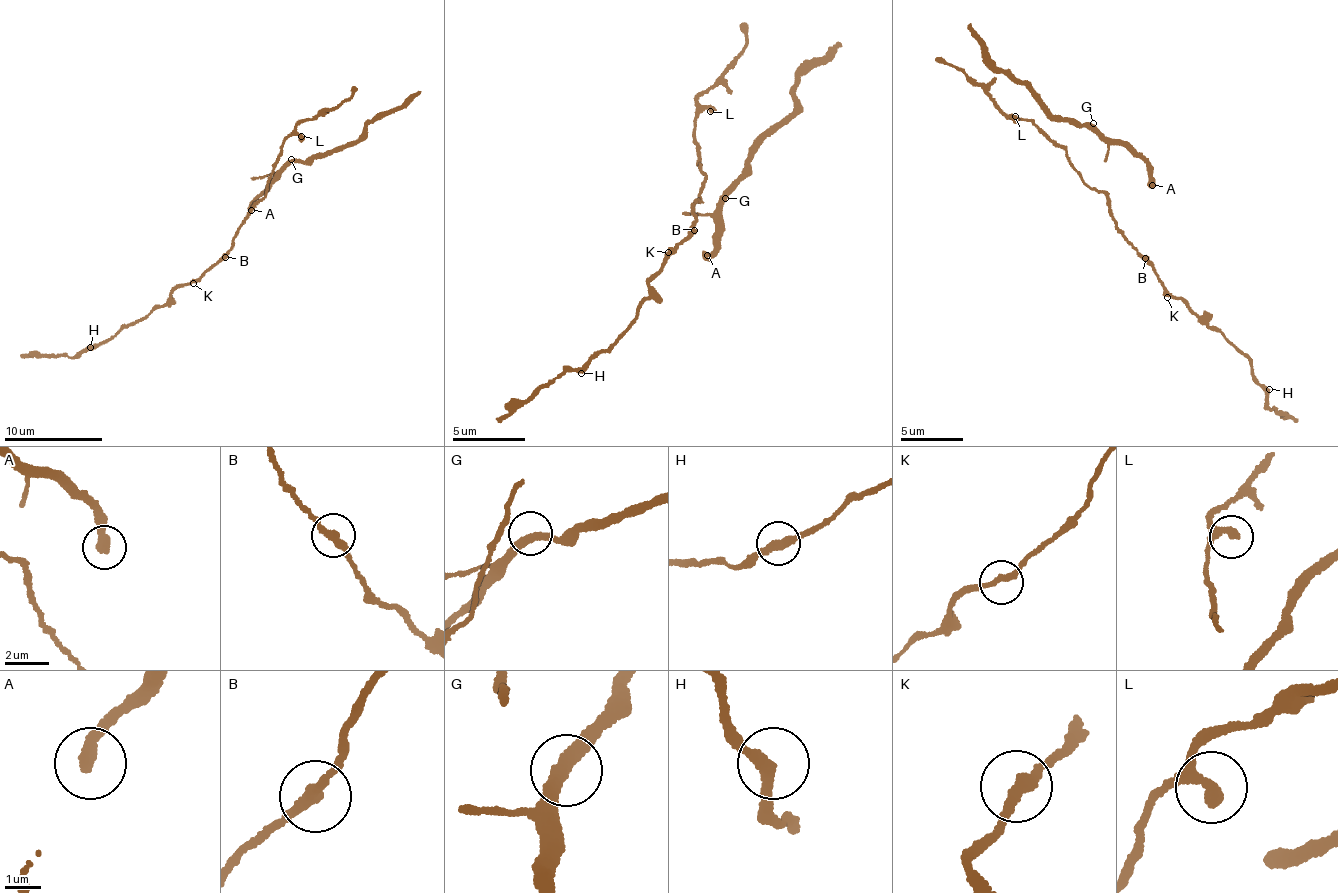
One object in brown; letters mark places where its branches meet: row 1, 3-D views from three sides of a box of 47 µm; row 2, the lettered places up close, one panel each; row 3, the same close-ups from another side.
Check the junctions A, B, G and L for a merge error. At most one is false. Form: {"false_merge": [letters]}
{"false_merge": []}

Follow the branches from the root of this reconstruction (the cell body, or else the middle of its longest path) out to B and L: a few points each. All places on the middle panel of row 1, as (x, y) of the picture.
B: (689, 212), (695, 224), (693, 229)
L: (689, 212), (705, 178), (697, 165), (695, 118), (703, 111), (710, 111)

